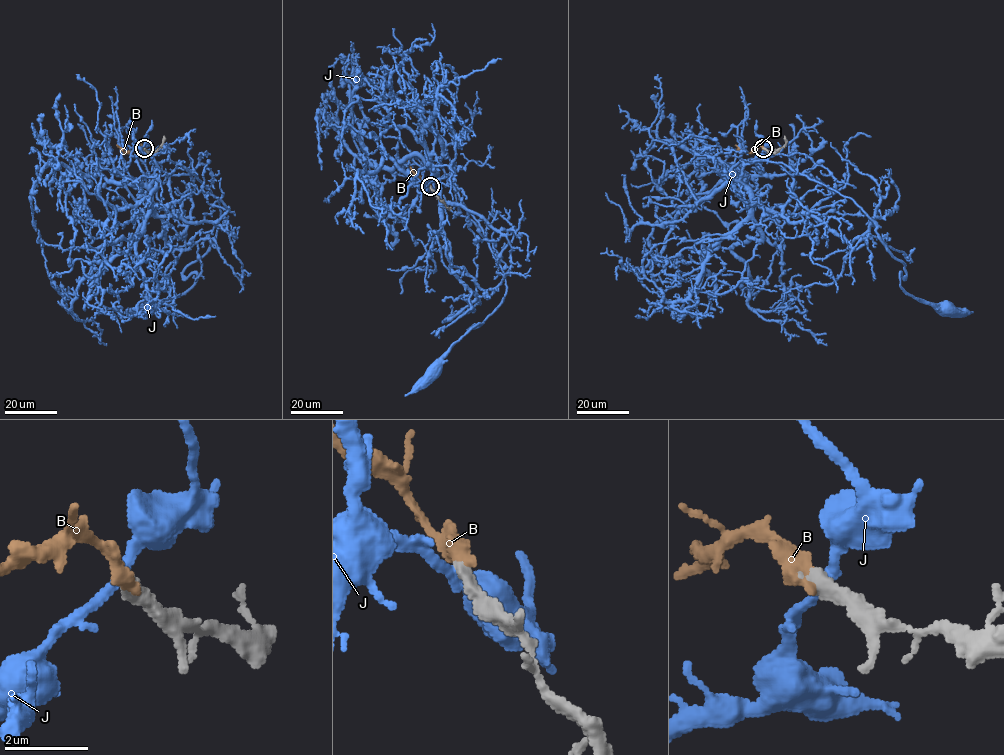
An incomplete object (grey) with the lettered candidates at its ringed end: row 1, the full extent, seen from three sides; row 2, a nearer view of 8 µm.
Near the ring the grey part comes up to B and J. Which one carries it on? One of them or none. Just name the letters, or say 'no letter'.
B

